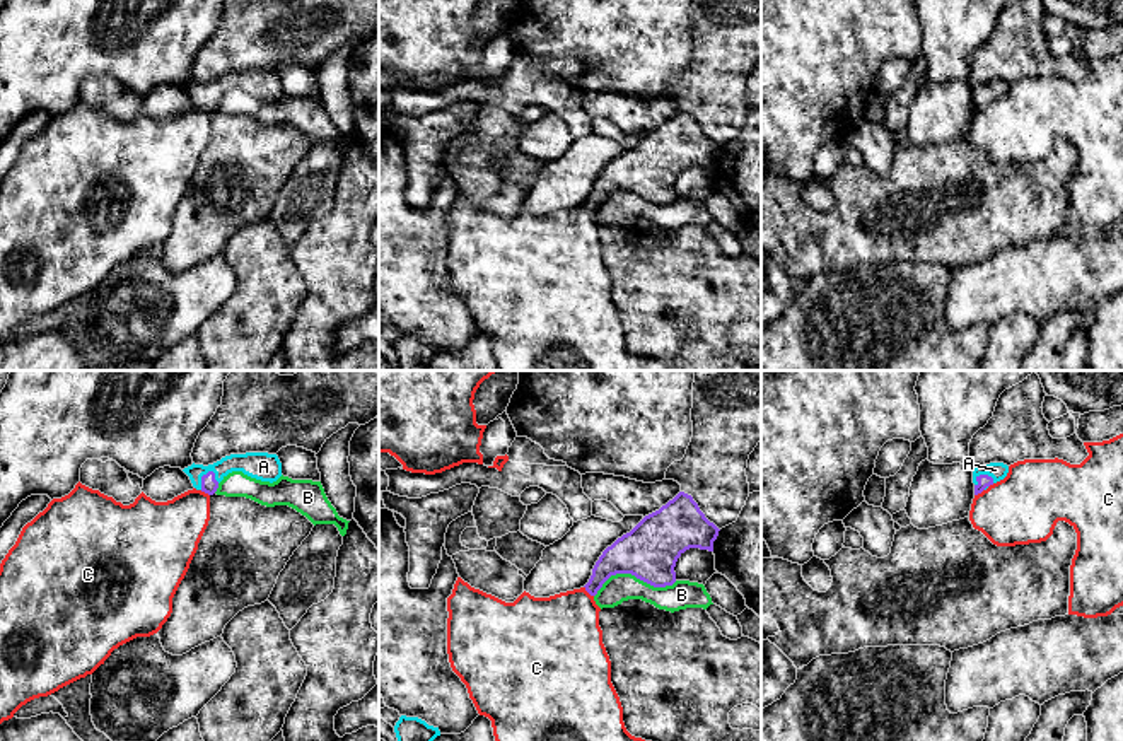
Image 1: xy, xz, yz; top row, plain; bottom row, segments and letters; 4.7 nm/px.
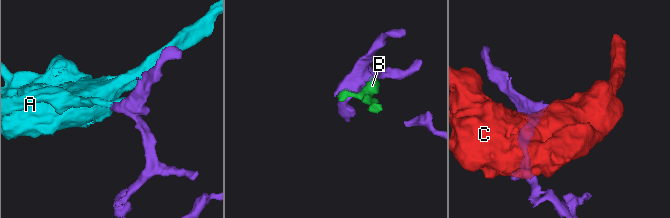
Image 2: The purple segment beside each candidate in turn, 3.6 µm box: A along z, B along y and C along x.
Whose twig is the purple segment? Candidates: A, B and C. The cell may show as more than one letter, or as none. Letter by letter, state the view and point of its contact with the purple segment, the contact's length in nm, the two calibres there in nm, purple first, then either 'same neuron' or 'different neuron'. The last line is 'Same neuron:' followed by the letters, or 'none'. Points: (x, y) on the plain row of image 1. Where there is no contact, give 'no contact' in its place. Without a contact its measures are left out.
A: meets purple in xy at (202, 96); contact 110 nm long; 80 nm thick on the purple side, 120 nm on the other; same neuron
B: meets purple in xz at (634, 192); contact 400 nm long; 260 nm thick on the purple side, 140 nm on the other; different neuron
C: meets purple in xz at (587, 209); contact 70 nm long; 180 nm thick on the purple side, 380 nm on the other; different neuron
Same neuron: A

